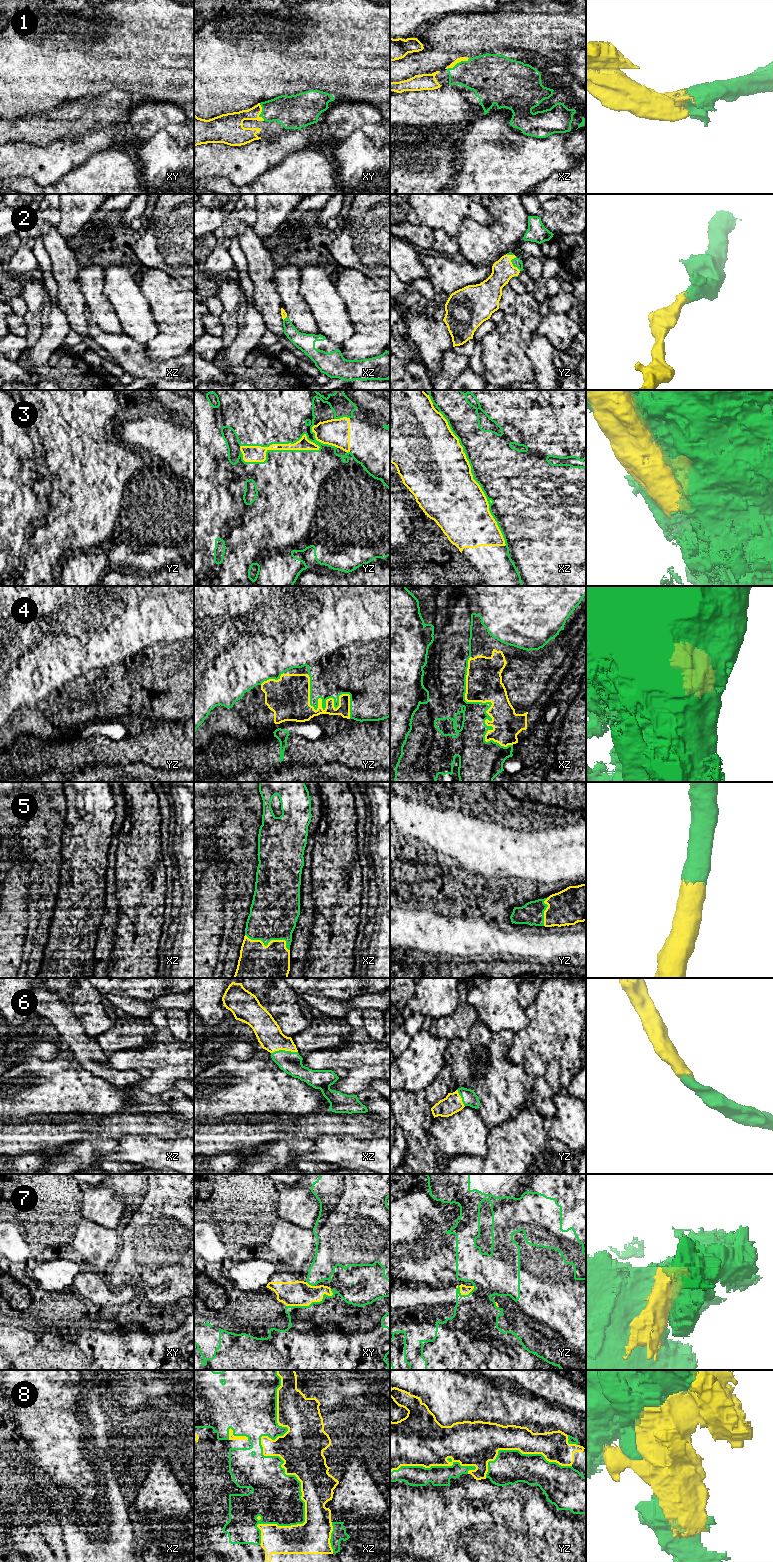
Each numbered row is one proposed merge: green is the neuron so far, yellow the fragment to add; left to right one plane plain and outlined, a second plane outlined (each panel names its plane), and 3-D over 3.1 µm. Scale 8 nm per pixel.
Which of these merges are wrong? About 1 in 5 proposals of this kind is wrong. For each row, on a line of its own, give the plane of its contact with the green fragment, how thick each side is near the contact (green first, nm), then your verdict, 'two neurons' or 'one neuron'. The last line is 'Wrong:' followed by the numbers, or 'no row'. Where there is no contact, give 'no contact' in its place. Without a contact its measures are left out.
1: contact in xz; calibres 340 and 40 nm; one neuron
2: contact in yz; calibres 70 and 180 nm; one neuron
3: contact in yz; calibres 460 and 130 nm; two neurons
4: contact in xz; calibres 200 and 280 nm; two neurons
5: contact in xz; calibres 380 and 400 nm; one neuron
6: contact in xz; calibres 180 and 200 nm; one neuron
7: contact in xy; calibres 480 and 200 nm; two neurons
8: contact in xz; calibres 360 and 360 nm; two neurons
Wrong: 3, 4, 7, 8

